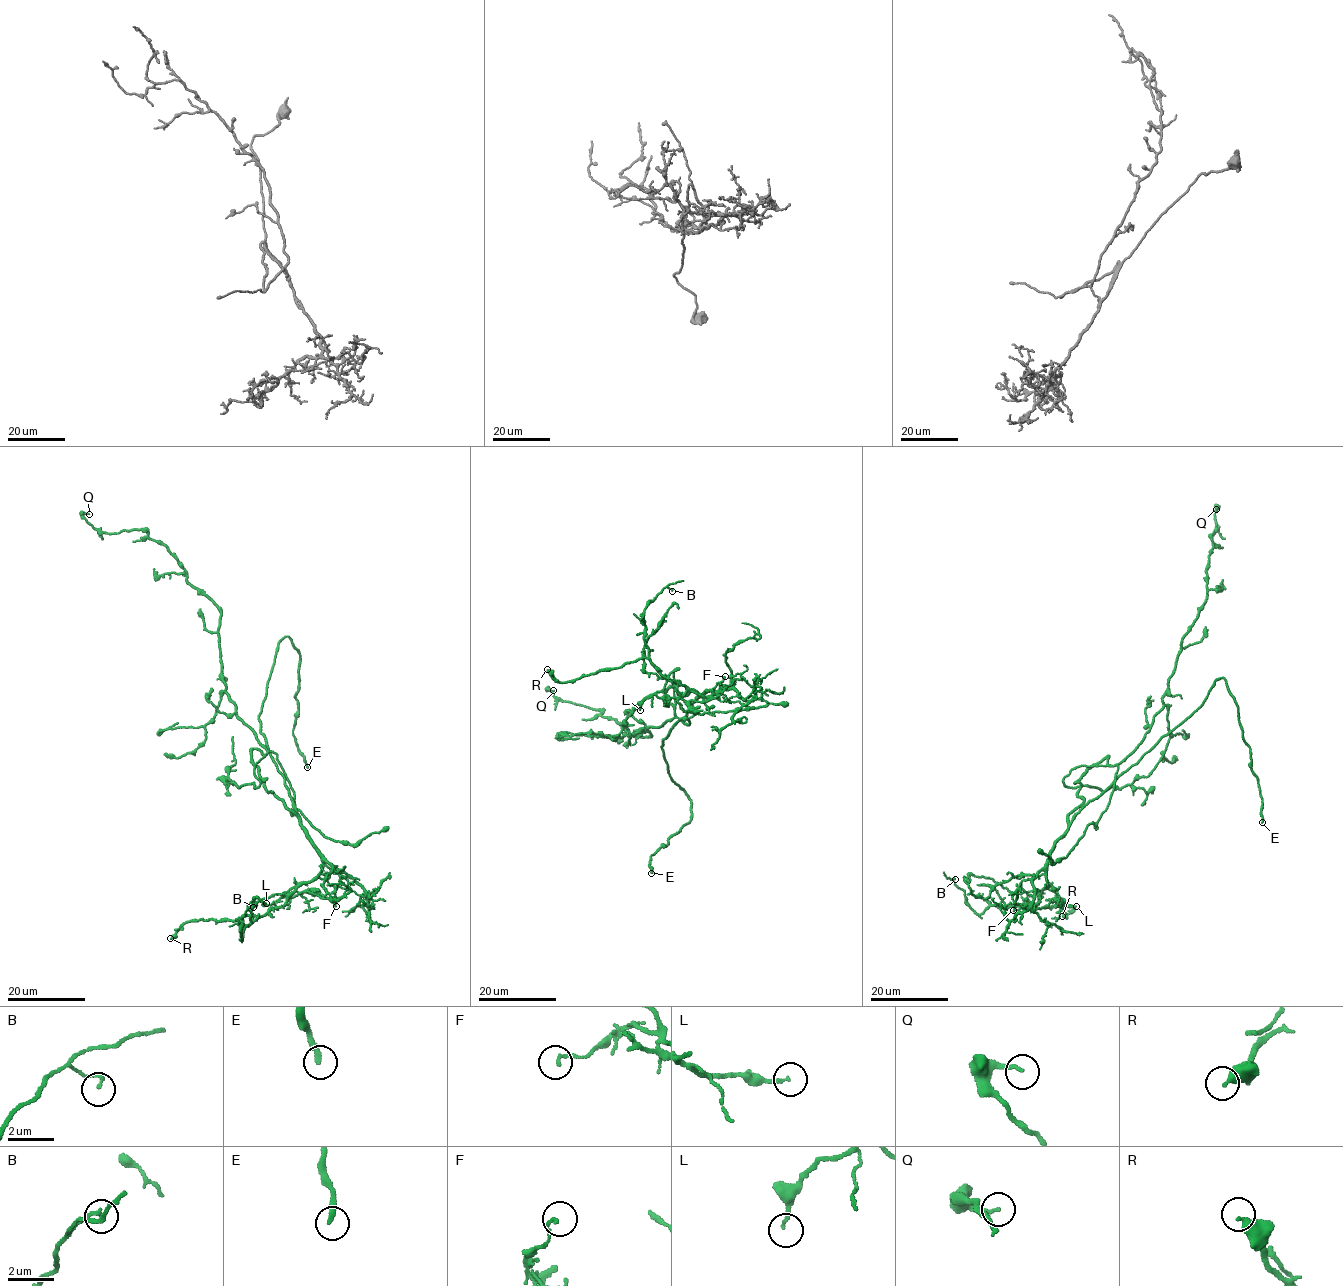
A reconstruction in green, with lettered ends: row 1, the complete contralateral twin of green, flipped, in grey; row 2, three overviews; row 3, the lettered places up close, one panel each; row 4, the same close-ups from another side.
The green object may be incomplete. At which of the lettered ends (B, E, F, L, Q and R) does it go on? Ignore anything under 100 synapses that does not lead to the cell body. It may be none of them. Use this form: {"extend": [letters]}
{"extend": ["E"]}

